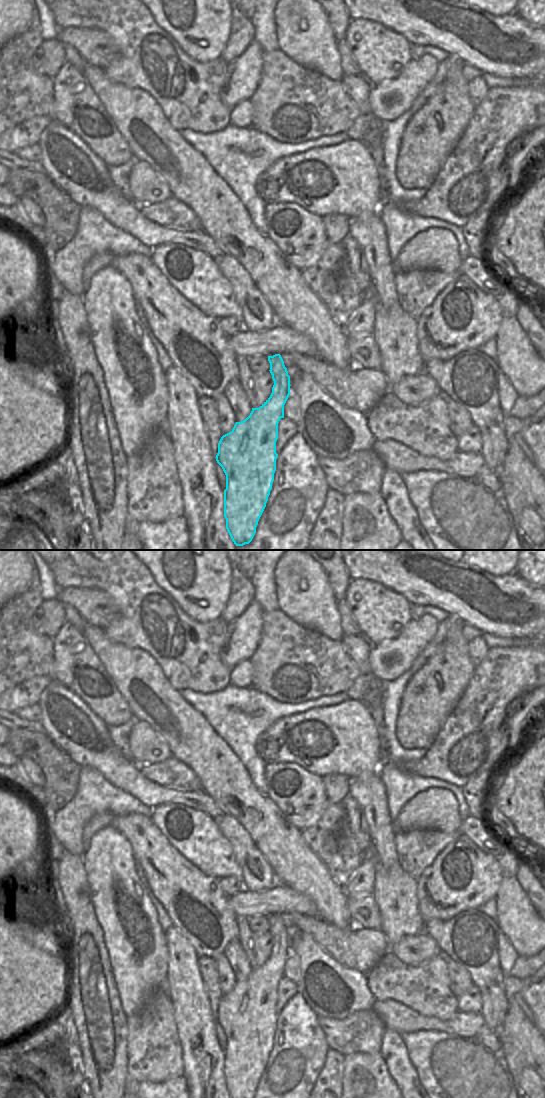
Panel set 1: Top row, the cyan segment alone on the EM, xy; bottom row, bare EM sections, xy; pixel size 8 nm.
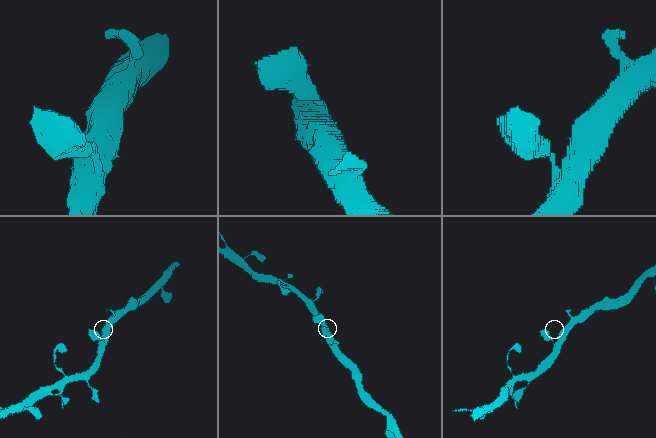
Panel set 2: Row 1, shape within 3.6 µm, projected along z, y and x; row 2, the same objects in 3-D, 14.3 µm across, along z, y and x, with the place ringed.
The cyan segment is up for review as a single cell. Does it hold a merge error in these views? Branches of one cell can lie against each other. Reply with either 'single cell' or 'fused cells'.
single cell

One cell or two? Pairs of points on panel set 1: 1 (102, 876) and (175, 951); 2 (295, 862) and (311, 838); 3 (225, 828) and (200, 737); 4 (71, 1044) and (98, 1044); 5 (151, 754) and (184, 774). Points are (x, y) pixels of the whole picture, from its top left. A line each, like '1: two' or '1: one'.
1: two
2: two
3: two
4: two
5: two

